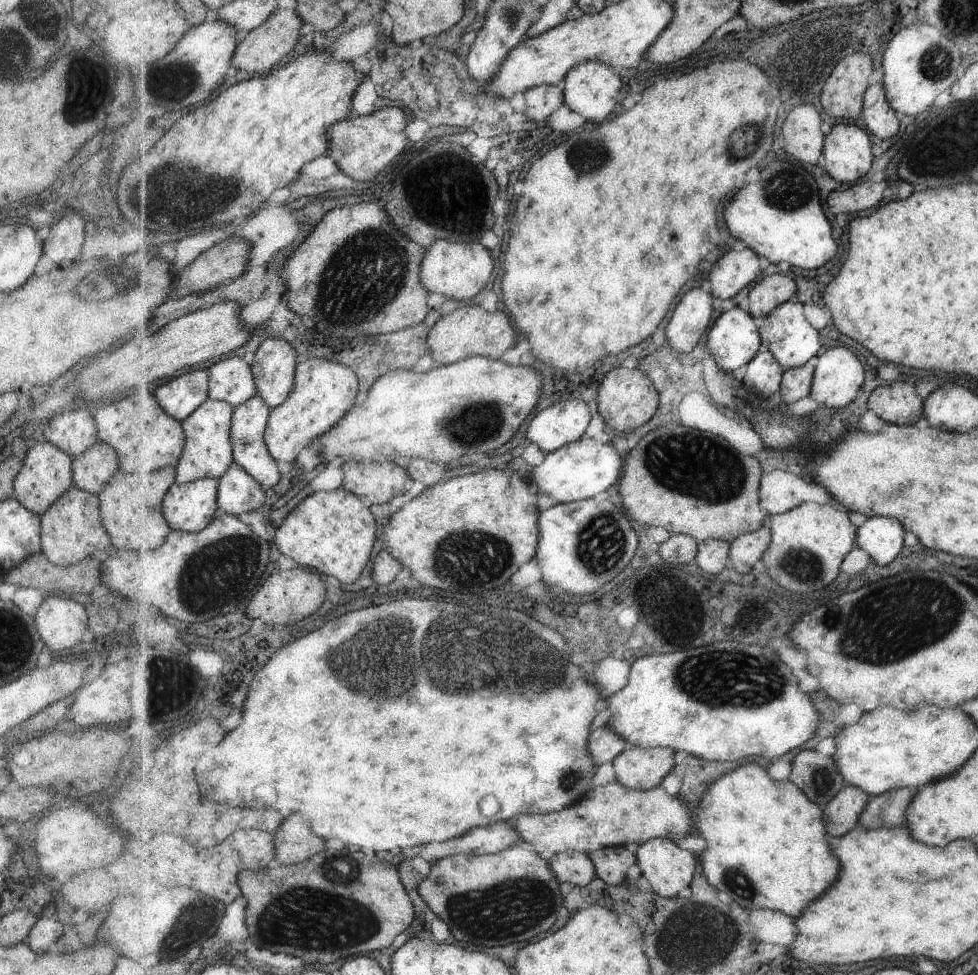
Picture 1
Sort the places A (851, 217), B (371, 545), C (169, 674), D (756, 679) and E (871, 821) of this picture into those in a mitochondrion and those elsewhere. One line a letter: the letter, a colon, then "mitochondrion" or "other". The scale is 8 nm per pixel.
A: other
B: other
C: mitochondrion
D: mitochondrion
E: other

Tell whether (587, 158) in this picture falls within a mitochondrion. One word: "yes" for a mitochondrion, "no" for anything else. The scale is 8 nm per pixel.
yes

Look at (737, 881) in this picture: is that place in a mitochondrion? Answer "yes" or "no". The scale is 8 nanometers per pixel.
yes

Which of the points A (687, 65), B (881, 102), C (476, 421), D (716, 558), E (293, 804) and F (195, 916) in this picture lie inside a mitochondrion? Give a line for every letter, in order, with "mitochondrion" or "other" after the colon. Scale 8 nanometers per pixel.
A: other
B: other
C: mitochondrion
D: other
E: other
F: mitochondrion

